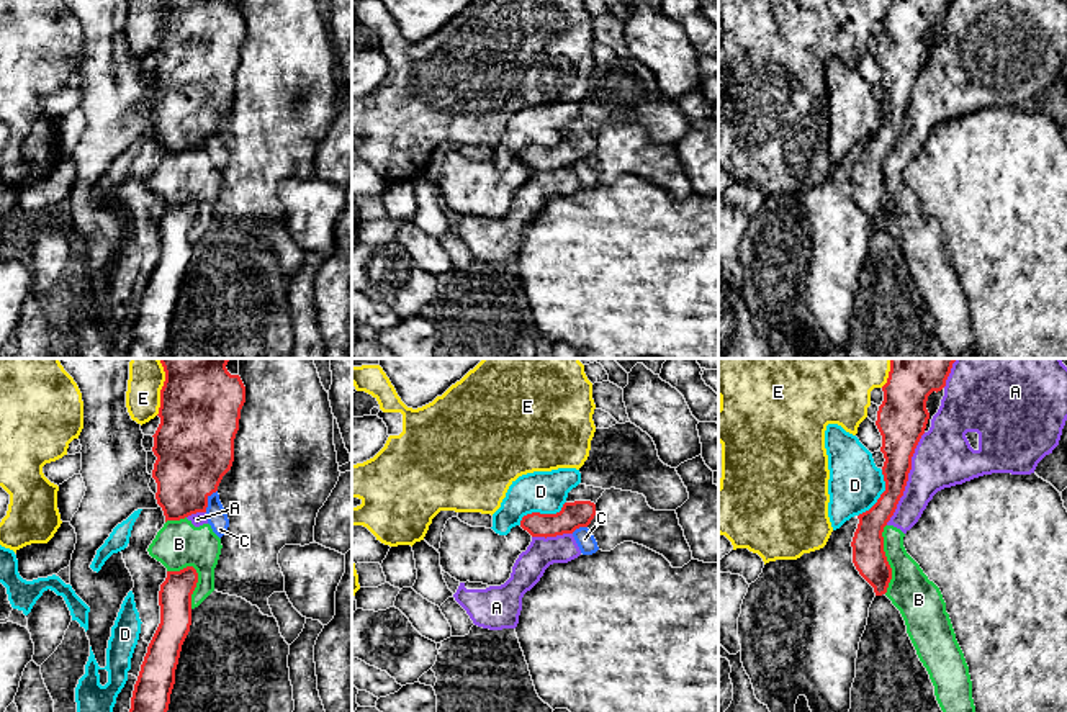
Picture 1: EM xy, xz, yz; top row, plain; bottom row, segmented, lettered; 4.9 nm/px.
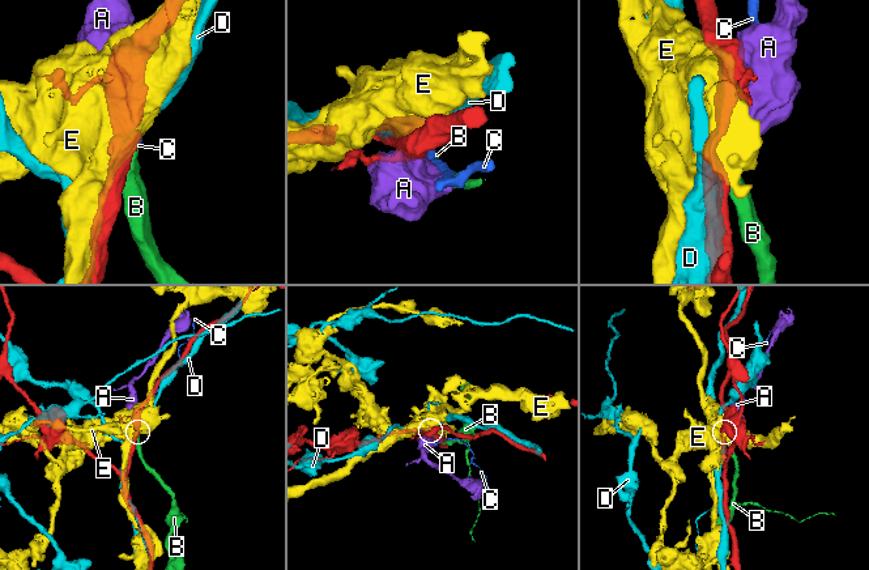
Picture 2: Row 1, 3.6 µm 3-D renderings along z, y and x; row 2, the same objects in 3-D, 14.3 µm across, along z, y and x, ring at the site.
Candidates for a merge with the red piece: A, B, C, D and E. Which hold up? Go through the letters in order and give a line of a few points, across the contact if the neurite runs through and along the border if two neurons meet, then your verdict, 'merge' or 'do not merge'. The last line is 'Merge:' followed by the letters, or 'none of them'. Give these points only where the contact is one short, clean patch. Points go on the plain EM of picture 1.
A: do not merge
B: do not merge
C: line xy (216, 123), (208, 131), (205, 144); do not merge
D: do not merge
E: do not merge
Merge: none of them

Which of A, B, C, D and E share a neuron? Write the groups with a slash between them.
A B / C / D / E

